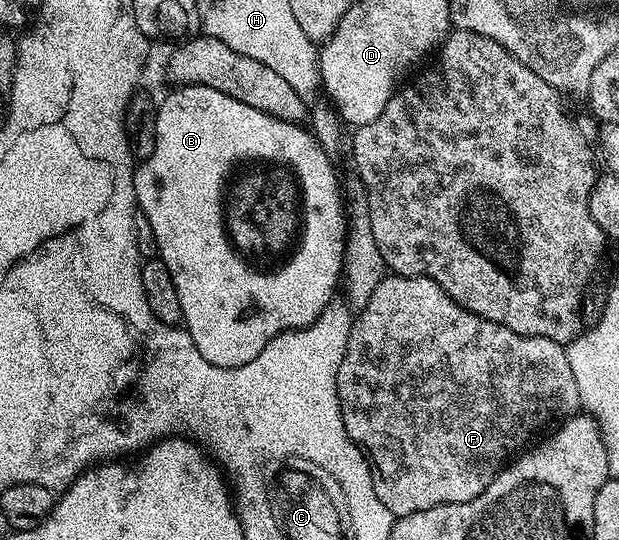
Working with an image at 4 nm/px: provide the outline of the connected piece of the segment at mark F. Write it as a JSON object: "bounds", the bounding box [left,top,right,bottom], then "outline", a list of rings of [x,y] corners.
{"bounds":[336,276,579,519],"outline":[[[421,276],[383,278],[376,292],[372,292],[366,307],[353,319],[346,355],[336,376],[338,403],[342,405],[344,428],[372,467],[376,496],[379,497],[380,504],[384,504],[384,508],[388,508],[388,512],[393,514],[395,519],[399,519],[433,506],[467,502],[480,496],[480,492],[484,492],[488,484],[492,484],[492,480],[507,465],[508,459],[523,449],[522,441],[529,434],[544,429],[549,422],[557,423],[579,413],[576,381],[568,364],[566,349],[563,343],[553,342],[547,338],[529,338],[512,332],[498,322],[481,318],[478,314],[453,302],[430,278]]]}

